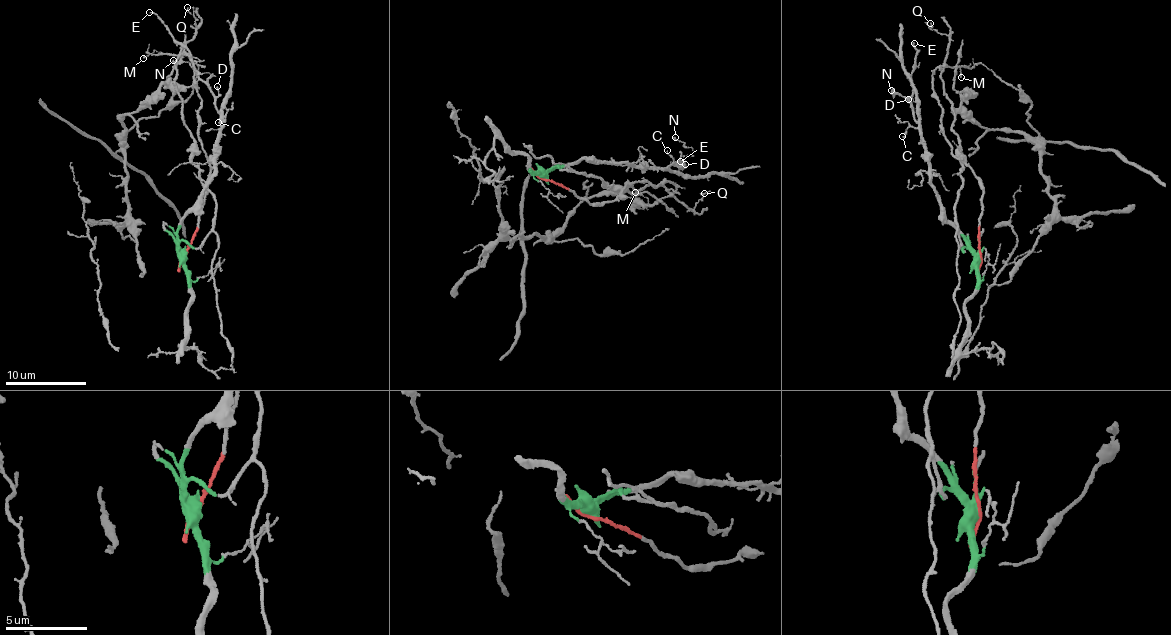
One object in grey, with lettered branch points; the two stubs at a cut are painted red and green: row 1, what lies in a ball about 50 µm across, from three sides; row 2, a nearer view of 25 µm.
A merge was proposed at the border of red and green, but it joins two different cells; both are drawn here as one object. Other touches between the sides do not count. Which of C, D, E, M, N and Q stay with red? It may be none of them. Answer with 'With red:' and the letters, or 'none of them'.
With red: M

